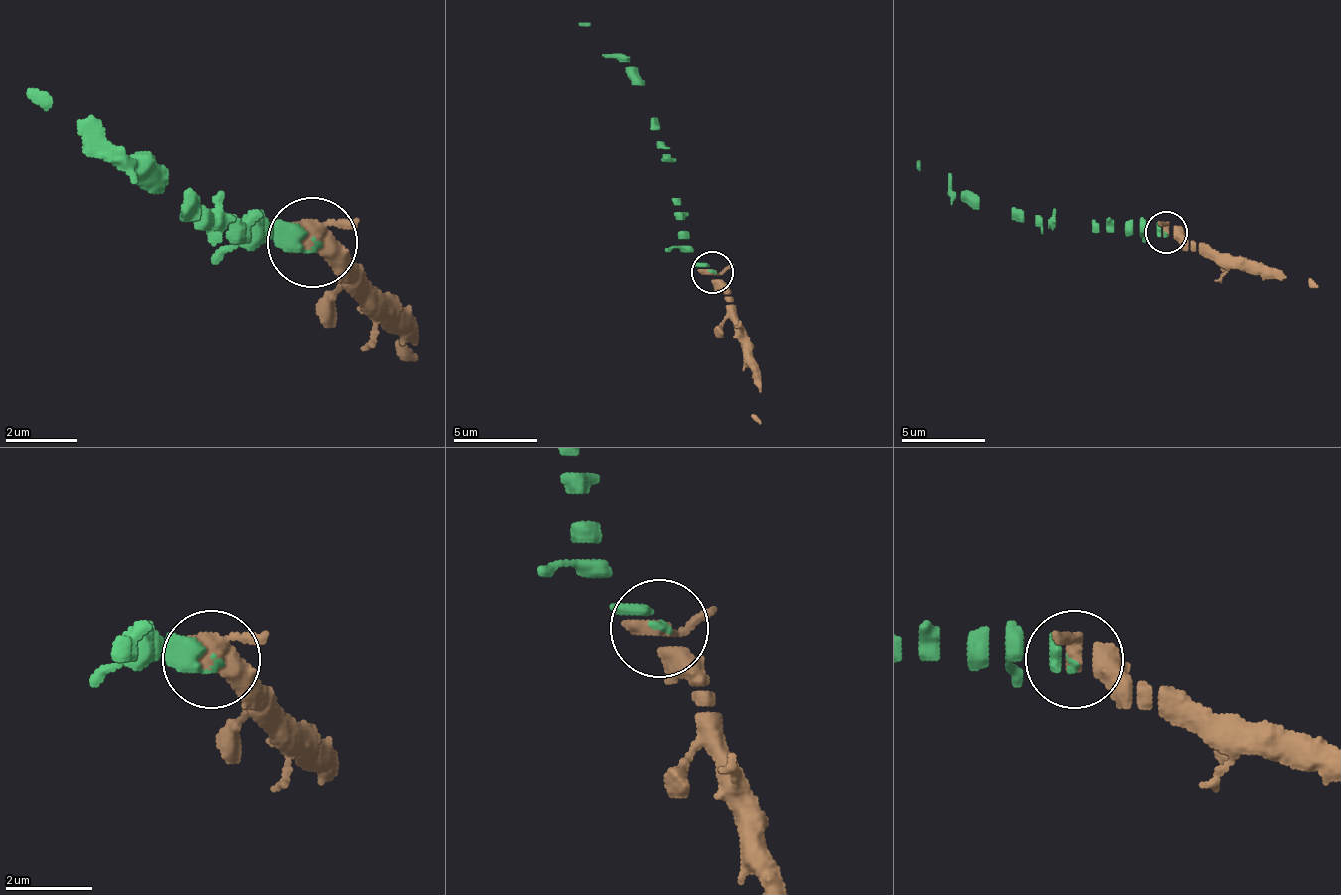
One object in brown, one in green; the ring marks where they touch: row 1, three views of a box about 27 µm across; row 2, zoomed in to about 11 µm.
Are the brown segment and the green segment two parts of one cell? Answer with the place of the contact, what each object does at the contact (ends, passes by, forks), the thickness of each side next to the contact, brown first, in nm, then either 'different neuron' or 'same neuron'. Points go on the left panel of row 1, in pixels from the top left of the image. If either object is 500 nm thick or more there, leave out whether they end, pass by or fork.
(312, 242) | brown passes by | green ends | 400/100 nm | same neuron

